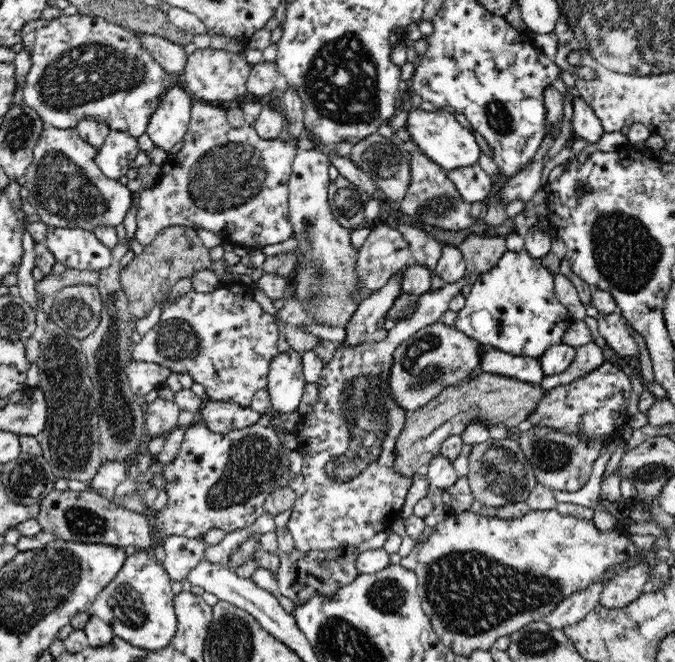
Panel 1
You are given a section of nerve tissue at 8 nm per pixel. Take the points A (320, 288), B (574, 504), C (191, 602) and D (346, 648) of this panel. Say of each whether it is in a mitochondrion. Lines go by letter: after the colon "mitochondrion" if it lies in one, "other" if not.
A: mitochondrion
B: other
C: other
D: mitochondrion

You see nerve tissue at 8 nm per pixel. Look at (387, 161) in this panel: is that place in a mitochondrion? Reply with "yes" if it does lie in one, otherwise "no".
yes

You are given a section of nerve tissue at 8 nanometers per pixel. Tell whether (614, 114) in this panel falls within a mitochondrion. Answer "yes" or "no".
no

